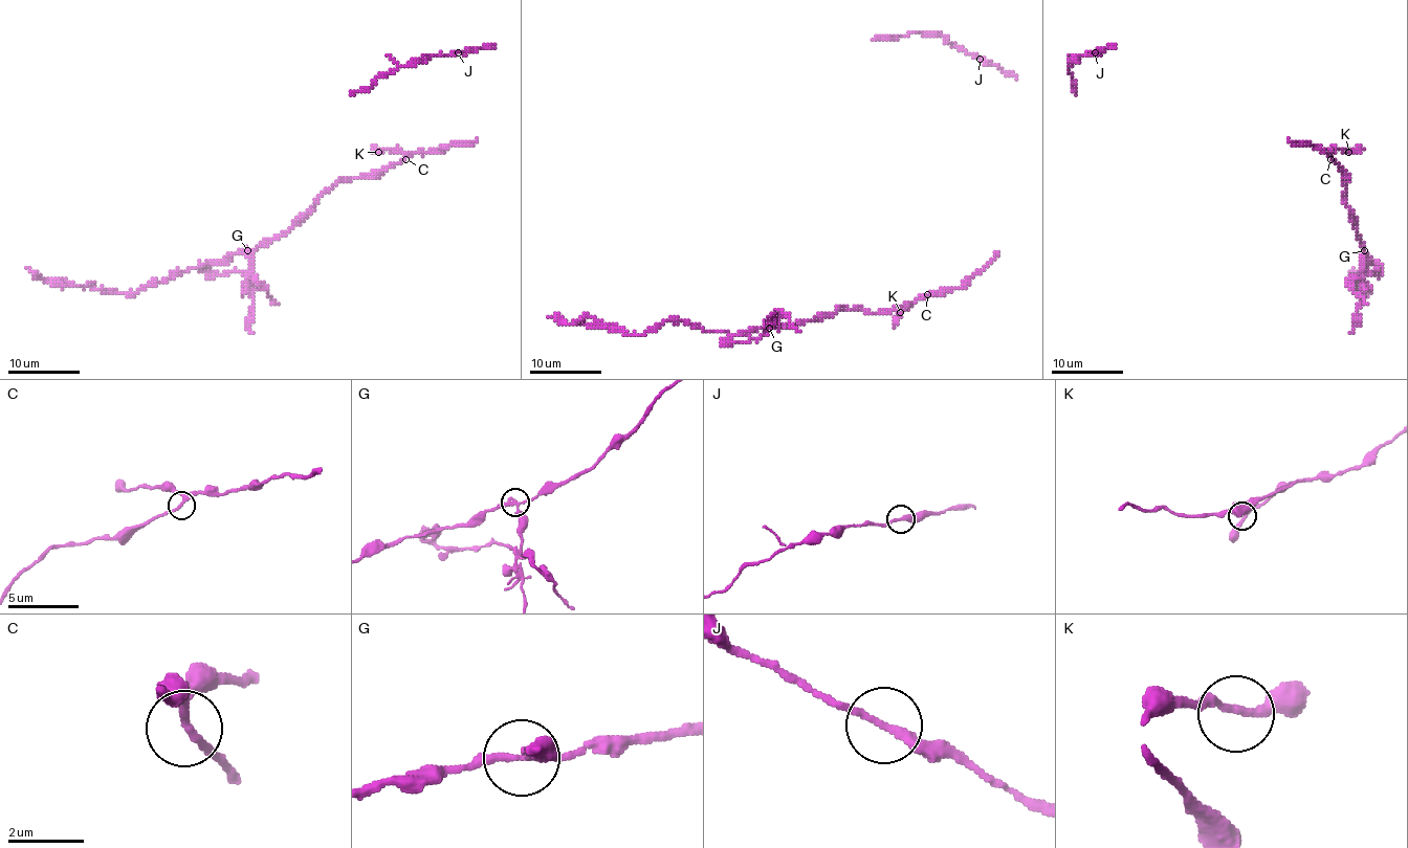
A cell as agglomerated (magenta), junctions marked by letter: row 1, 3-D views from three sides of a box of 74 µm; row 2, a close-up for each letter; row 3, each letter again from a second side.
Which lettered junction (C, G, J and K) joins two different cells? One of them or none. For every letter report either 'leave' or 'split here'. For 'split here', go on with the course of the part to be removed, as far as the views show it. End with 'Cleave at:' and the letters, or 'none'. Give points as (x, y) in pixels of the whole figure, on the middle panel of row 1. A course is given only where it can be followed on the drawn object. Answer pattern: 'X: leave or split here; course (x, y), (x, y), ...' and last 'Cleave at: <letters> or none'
C: leave
G: split here; course (769, 327), (772, 327), (774, 319), (770, 318), (774, 314)
J: leave
K: leave
Cleave at: G

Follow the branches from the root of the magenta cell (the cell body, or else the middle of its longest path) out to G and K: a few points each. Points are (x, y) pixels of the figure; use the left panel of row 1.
G: (398, 164), (370, 175), (337, 180), (286, 232), (247, 250)
K: (398, 164), (405, 157), (403, 154), (393, 150), (378, 152)

